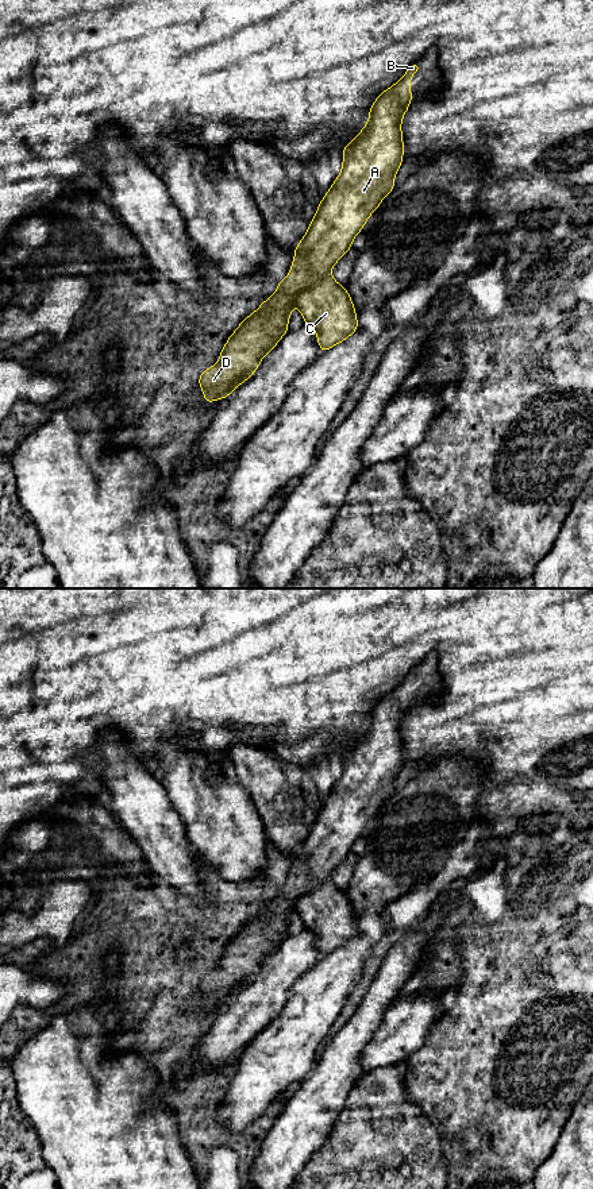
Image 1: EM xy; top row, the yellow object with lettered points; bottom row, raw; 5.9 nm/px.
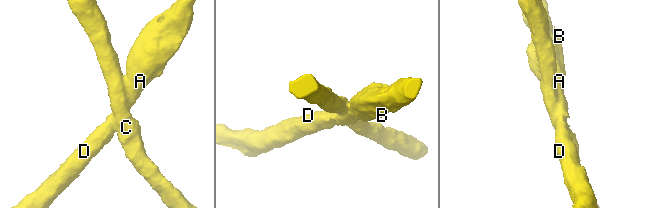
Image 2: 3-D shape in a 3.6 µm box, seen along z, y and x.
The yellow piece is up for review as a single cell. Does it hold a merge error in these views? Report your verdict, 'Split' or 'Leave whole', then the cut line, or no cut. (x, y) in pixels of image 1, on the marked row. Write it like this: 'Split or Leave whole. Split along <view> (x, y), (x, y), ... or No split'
Split. Split along xy (330, 271), (316, 277), (297, 296), (293, 304)

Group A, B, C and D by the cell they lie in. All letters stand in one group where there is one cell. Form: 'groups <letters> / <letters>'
groups A B D / C

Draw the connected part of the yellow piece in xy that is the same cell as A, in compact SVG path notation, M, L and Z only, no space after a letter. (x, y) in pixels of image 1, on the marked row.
M420 63L411 65L400 81L376 99L365 128L343 148L342 171L321 198L307 233L294 248L290 273L282 282L277 283L276 293L232 332L217 363L199 377L205 402L226 399L230 393L254 374L261 359L289 332L288 321L297 296L308 289L315 278L331 273L334 265L351 248L354 238L362 231L367 217L393 190L394 174L401 166L404 153L401 120L413 97L409 92L409 82L412 74L420 69Z

